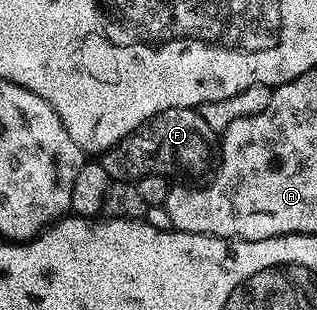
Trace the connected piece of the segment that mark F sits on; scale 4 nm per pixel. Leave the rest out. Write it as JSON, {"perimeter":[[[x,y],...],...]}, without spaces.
{"perimeter":[[[172,108],[163,110],[158,116],[153,117],[142,128],[136,128],[127,138],[119,141],[114,148],[109,148],[100,157],[99,162],[103,170],[107,170],[110,181],[127,180],[136,182],[151,174],[168,177],[171,172],[177,171],[181,176],[201,176],[209,168],[209,159],[215,156],[215,140],[207,122],[201,117],[196,108]]]}

